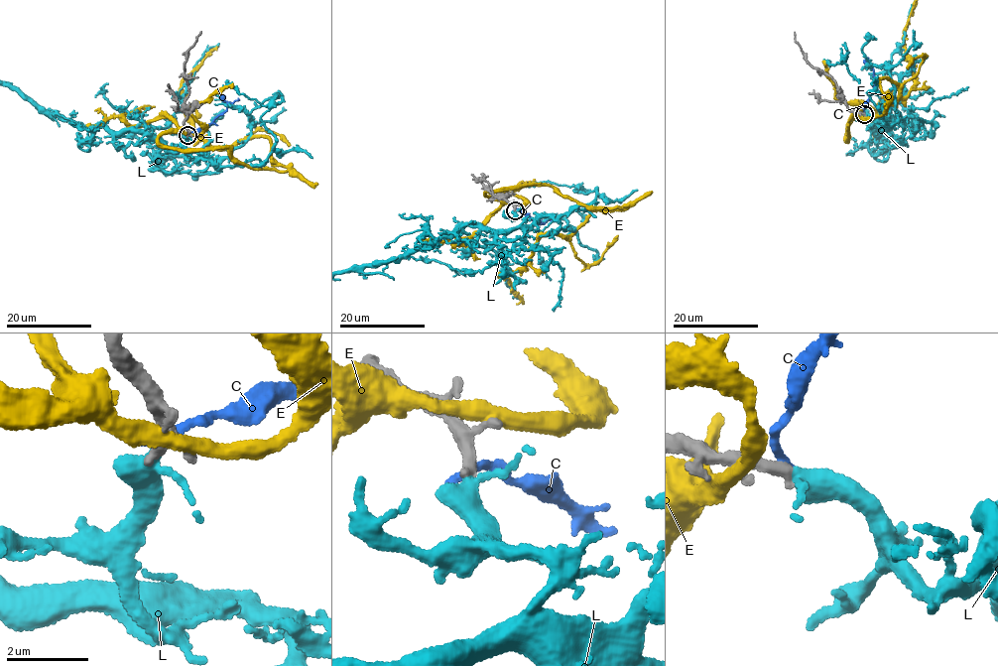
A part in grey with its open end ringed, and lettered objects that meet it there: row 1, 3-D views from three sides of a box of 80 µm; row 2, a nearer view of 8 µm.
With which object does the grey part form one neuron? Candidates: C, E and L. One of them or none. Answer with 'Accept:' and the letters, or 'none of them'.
Accept: L

